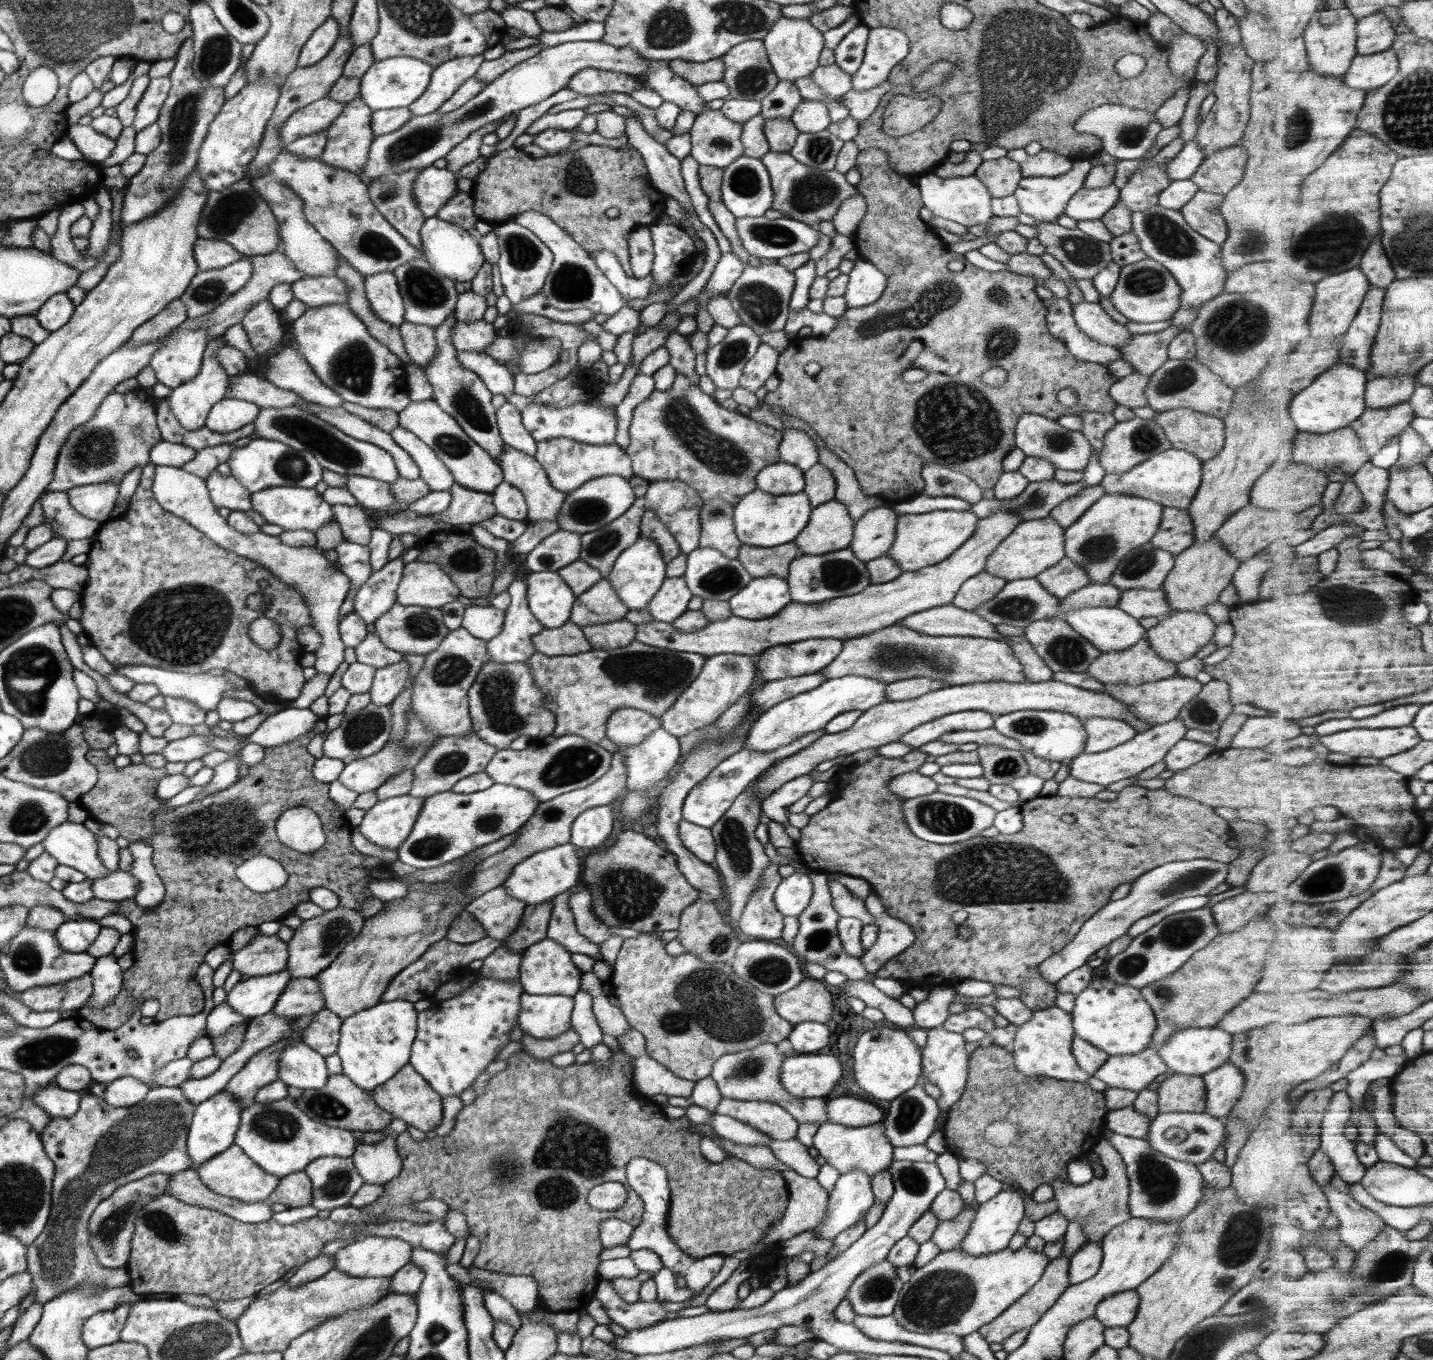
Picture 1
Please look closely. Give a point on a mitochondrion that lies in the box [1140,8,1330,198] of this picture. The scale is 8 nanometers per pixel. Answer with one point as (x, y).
(1298, 127)

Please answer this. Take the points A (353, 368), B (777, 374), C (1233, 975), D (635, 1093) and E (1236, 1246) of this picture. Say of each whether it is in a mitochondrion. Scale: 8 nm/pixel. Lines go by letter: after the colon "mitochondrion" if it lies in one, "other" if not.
A: mitochondrion
B: other
C: other
D: other
E: mitochondrion

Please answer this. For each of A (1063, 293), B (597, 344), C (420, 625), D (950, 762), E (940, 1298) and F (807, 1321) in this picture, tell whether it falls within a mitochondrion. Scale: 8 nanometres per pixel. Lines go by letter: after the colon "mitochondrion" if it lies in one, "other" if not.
A: other
B: other
C: mitochondrion
D: other
E: mitochondrion
F: other

